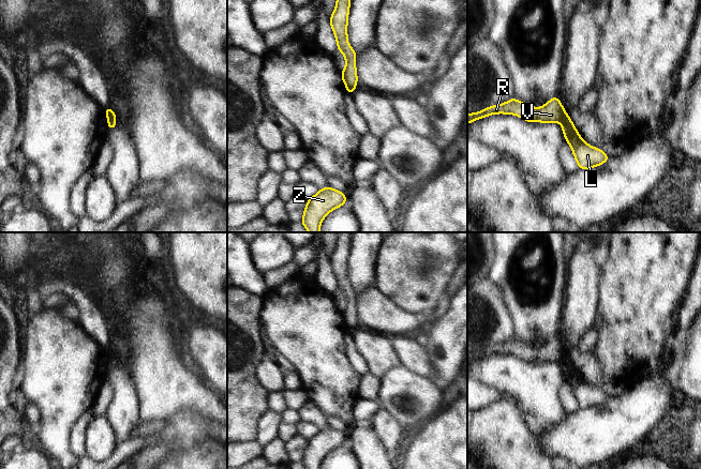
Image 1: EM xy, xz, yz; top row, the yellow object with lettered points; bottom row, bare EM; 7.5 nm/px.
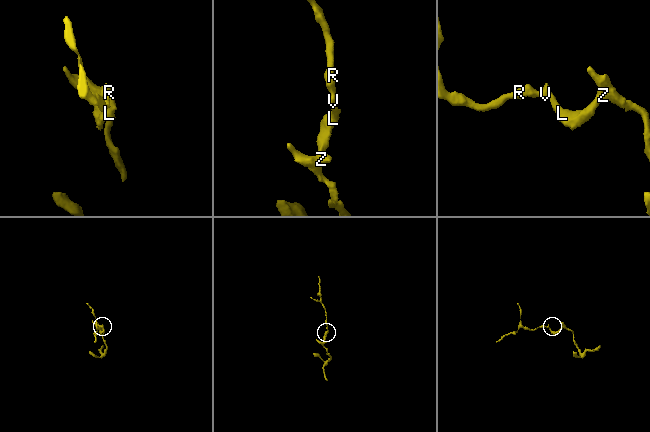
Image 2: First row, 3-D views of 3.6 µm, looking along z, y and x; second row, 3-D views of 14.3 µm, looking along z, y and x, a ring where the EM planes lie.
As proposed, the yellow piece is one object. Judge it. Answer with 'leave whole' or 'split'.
split

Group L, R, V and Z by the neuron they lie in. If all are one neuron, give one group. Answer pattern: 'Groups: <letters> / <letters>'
Groups: L Z / R V.

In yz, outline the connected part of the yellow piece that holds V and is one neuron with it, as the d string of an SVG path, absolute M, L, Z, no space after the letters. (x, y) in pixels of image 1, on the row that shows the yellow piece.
M558 95L552 97L540 108L528 106L513 97L504 104L490 106L482 109L480 112L467 115L467 124L494 114L516 115L524 119L526 122L538 121L542 123L555 123L562 120L565 112L566 110L563 108Z

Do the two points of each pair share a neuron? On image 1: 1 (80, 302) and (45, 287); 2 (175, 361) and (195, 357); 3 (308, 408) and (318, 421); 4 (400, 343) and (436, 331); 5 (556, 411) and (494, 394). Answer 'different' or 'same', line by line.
1: same
2: different
3: same
4: different
5: different

